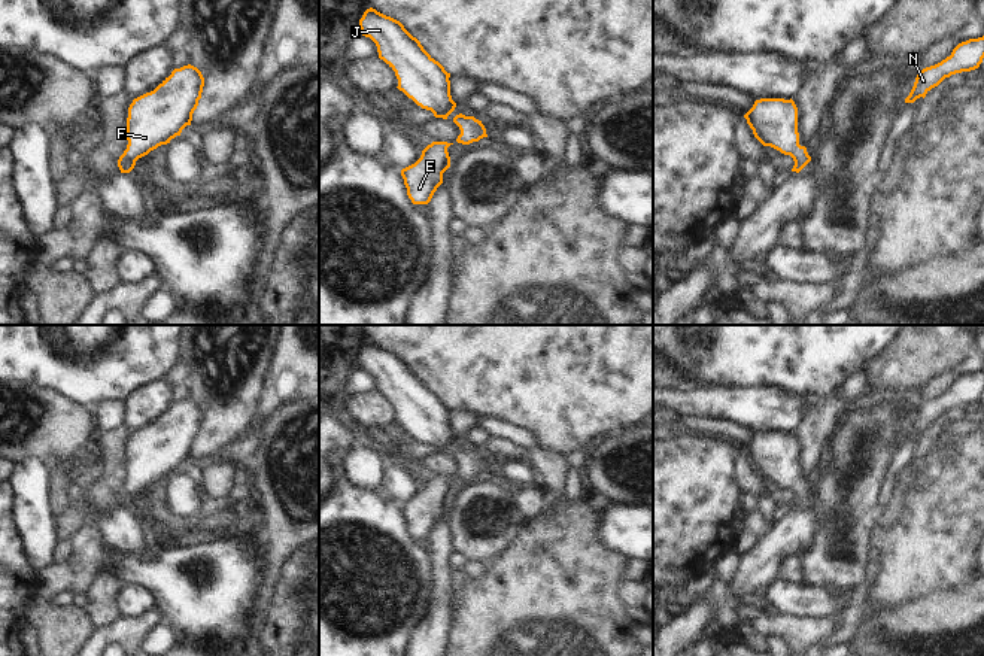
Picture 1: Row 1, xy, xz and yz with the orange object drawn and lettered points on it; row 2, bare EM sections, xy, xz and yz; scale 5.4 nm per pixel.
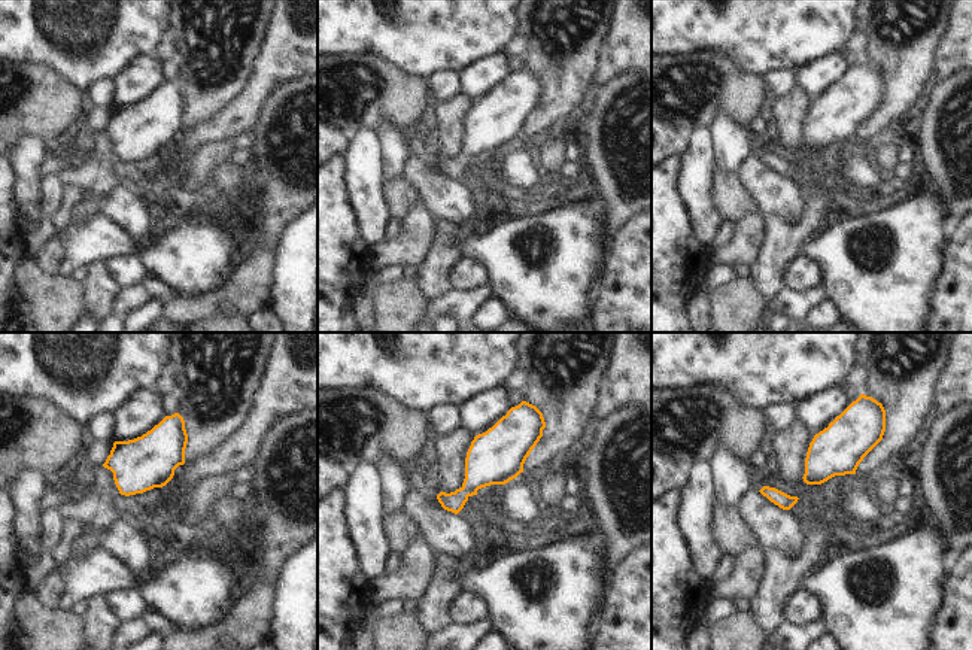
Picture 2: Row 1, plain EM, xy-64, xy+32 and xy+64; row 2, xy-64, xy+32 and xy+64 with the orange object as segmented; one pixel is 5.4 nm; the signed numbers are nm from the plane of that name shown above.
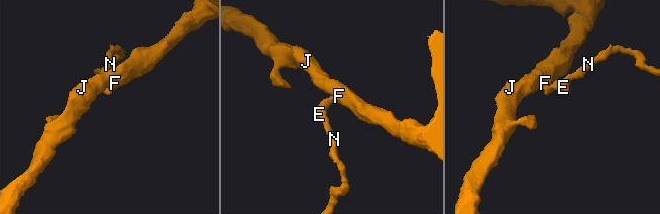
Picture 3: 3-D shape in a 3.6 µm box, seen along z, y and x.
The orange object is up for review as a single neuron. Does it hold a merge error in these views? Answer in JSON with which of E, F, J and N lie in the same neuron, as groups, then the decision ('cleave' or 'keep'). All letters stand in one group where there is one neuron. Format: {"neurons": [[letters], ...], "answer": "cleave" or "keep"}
{"neurons": [["E", "F", "J", "N"]], "answer": "keep"}

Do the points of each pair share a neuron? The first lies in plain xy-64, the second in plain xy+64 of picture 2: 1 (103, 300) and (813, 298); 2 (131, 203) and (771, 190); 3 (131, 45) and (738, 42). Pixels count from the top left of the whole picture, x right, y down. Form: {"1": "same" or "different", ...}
{"1": "different", "2": "same", "3": "same"}

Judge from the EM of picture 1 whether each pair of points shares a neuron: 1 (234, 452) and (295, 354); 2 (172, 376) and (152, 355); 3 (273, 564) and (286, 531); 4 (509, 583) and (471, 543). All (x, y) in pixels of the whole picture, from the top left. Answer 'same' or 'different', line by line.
1: same
2: different
3: same
4: different

